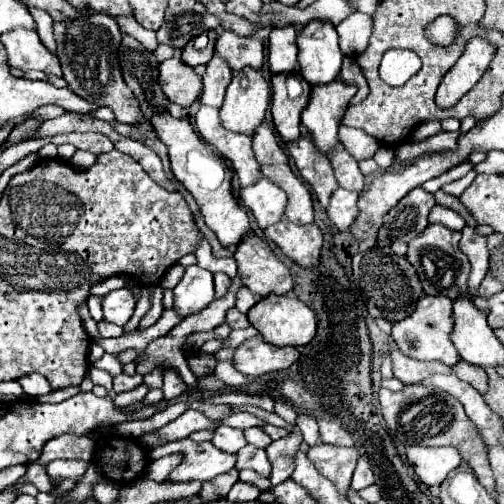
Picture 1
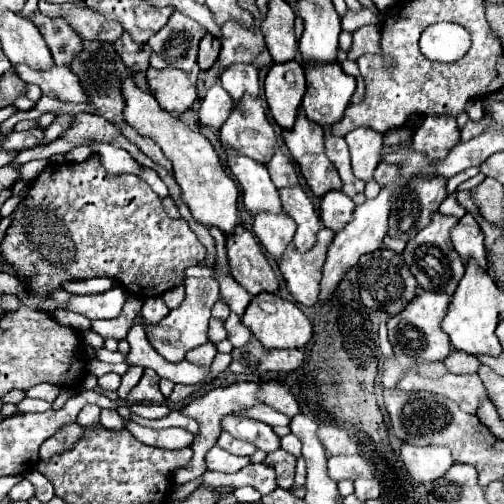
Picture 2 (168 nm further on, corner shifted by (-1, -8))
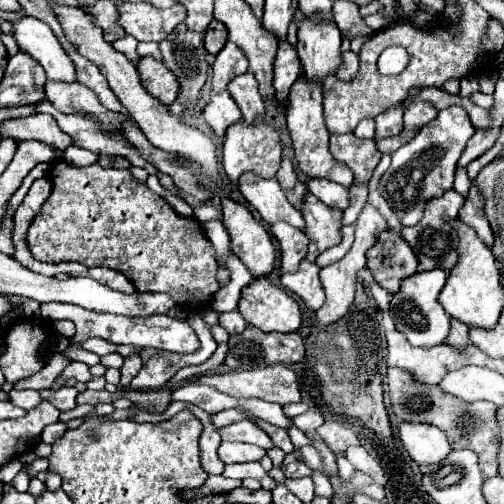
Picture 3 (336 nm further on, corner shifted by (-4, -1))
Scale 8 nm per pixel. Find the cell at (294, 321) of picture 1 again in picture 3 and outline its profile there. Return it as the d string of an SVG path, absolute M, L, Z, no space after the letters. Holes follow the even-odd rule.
M265 277L245 287L239 301L239 313L261 331L289 333L297 331L303 323L297 301L283 289L271 285Z

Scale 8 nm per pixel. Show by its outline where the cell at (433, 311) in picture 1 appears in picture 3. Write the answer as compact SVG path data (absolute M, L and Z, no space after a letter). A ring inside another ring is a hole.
M441 269L423 271L423 273L415 273L413 277L405 279L405 283L401 283L401 291L393 295L391 317L395 321L397 331L401 331L413 347L429 349L429 347L445 343L445 339L449 335L451 317L445 313L445 309L441 309L441 305L437 301L445 283L447 283L445 271L441 271Z

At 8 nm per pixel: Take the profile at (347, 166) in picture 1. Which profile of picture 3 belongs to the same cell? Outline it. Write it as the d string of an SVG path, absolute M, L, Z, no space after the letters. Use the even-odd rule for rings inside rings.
M353 133L331 135L331 155L353 171L353 185L367 183L381 159L373 141L361 141Z

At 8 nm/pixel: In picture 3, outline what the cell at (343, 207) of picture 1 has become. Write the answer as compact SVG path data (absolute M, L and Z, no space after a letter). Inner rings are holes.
M309 179L307 189L327 207L341 209L341 211L349 207L349 189L343 185L337 185L329 179Z

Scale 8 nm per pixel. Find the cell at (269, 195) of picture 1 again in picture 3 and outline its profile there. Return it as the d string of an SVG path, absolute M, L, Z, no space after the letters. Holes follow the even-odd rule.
M275 221L271 225L271 233L281 245L281 273L295 271L307 253L309 239L301 229L293 229L293 225L285 221Z

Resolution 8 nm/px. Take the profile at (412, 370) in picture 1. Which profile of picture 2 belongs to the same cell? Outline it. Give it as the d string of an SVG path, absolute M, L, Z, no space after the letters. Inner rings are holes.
M408 372L404 380L398 384L402 390L426 390L436 392L442 396L448 396L454 400L464 412L474 414L484 400L488 400L488 392L480 380L478 374L474 376L458 376L458 374L446 374L438 380L418 376L418 372Z

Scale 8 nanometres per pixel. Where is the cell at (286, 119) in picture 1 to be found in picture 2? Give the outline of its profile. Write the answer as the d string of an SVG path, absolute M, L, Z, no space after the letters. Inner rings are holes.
M290 60L286 64L272 64L264 80L264 90L274 120L282 128L292 128L298 106L306 92L306 76L302 64L296 60ZM287 76L294 78L287 78L286 81Z

